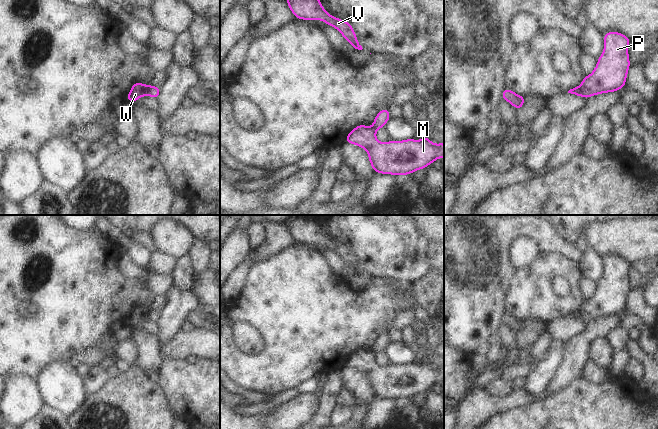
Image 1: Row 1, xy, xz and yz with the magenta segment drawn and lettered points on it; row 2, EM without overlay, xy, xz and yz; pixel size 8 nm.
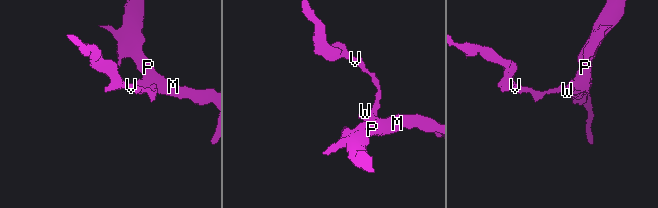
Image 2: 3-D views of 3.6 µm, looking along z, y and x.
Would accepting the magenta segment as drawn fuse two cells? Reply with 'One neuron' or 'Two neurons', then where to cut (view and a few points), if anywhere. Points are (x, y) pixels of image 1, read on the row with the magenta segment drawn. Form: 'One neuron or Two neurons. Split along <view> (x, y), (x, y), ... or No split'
Two neurons. Split along yz (579, 86), (583, 96)

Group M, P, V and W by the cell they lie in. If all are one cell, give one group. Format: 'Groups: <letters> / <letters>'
Groups: M P W / V

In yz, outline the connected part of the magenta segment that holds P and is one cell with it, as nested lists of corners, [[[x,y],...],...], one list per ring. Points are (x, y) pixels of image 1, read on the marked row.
[[[619,32],[604,34],[604,51],[598,58],[594,71],[585,76],[580,87],[584,98],[615,92],[626,85],[630,67],[628,45],[630,39]]]

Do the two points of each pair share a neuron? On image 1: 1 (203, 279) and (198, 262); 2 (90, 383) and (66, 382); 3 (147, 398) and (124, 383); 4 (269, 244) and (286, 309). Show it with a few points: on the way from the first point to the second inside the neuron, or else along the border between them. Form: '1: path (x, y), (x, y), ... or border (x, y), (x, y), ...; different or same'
1: border (208, 269), (194, 274); different
2: border (83, 378), (83, 389), (87, 394); different
3: path (141, 398), (130, 389); same
4: border (292, 244), (266, 258), (253, 262); different

